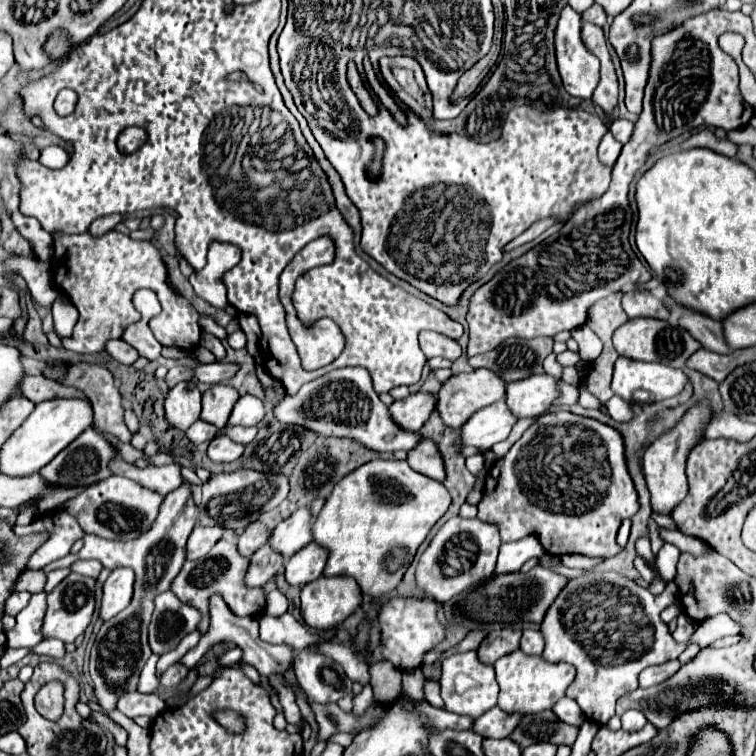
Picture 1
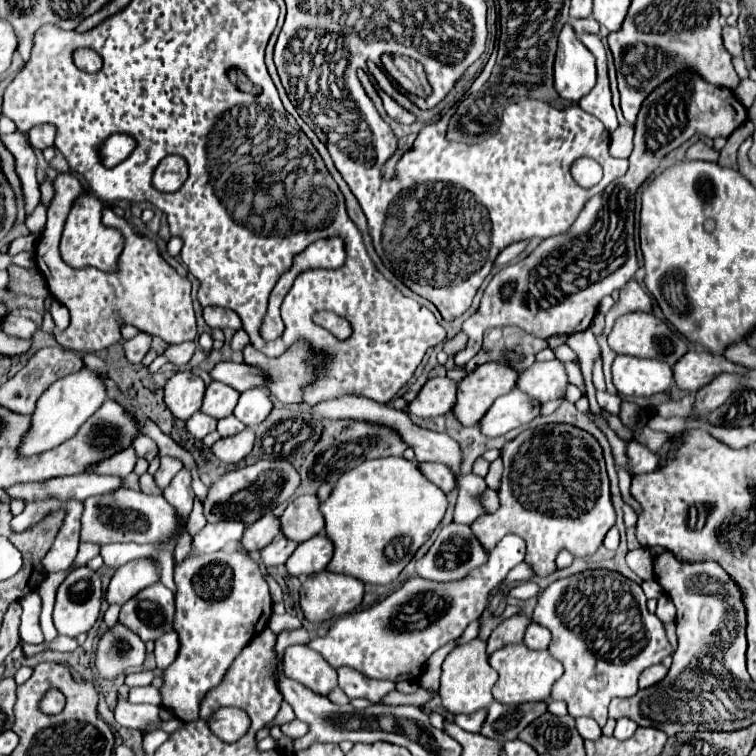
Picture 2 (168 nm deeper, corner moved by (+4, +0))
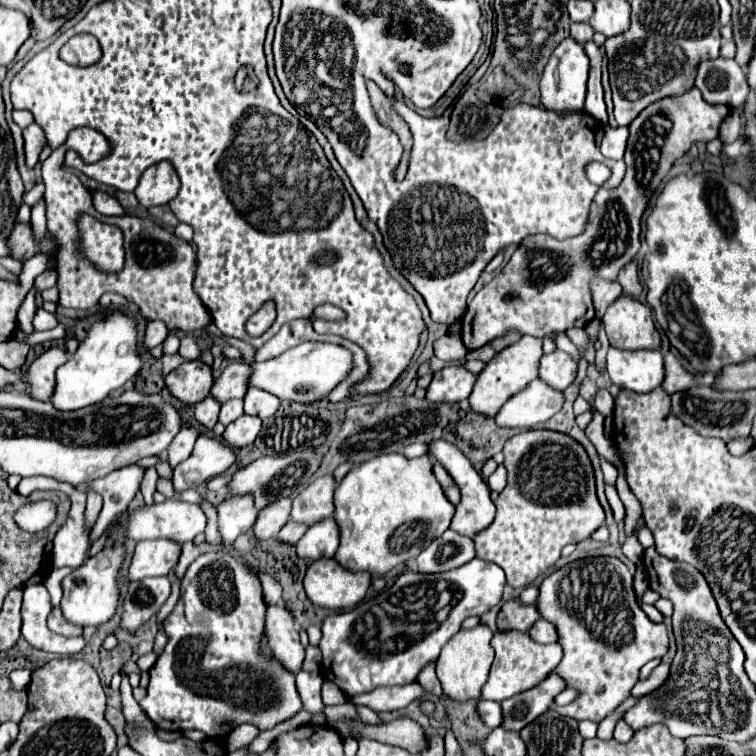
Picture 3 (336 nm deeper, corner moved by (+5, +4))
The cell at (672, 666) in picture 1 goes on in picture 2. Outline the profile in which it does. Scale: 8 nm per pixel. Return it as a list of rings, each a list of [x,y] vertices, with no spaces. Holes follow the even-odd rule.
[[[654,665],[654,667],[646,669],[646,671],[642,671],[640,687],[650,687],[650,685],[654,685],[654,683],[662,681],[662,679],[666,677],[666,673],[668,673],[668,669],[666,669],[664,665]]]

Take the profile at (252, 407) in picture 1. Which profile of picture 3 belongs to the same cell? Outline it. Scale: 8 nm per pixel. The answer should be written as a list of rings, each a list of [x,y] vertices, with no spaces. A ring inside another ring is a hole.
[[[249,387],[247,395],[245,395],[245,413],[247,415],[257,415],[261,419],[271,417],[279,407],[279,399],[263,389],[257,387]]]

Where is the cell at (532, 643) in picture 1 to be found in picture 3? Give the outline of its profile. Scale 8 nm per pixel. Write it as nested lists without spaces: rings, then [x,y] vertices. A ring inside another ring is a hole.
[[[539,619],[531,629],[529,629],[529,635],[533,641],[537,643],[557,643],[559,635],[557,635],[557,629],[553,623],[545,621],[545,619]]]

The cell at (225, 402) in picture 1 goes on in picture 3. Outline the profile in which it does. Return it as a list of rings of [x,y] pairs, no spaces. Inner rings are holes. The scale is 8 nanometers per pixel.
[[[231,361],[227,365],[227,369],[221,373],[221,377],[215,379],[211,395],[221,403],[227,401],[227,399],[245,397],[245,393],[249,389],[249,373],[251,371],[253,371],[251,365],[239,363],[239,361]]]

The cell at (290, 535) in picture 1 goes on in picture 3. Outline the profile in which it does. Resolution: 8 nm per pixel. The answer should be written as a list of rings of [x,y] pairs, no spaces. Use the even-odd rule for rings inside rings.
[[[323,475],[315,479],[297,497],[293,497],[291,519],[313,525],[325,517],[331,517],[335,511],[333,505],[335,489],[337,489],[337,481],[333,475]]]

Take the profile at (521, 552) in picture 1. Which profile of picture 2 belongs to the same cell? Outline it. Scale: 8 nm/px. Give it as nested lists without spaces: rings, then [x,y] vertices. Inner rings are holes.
[[[506,535],[492,551],[490,551],[490,559],[486,565],[482,565],[482,569],[474,569],[468,577],[464,577],[462,581],[452,581],[452,583],[436,583],[436,581],[428,581],[428,579],[408,579],[396,593],[392,593],[390,597],[386,597],[384,601],[362,609],[362,611],[352,611],[344,617],[340,617],[328,631],[326,637],[312,637],[308,647],[318,651],[332,667],[354,667],[360,673],[364,673],[366,677],[372,679],[390,679],[390,681],[414,681],[420,677],[422,673],[422,665],[430,659],[430,655],[434,651],[438,651],[442,645],[446,645],[448,641],[454,641],[462,635],[462,631],[466,629],[468,623],[476,621],[482,611],[486,609],[488,603],[488,593],[508,575],[508,571],[512,567],[516,567],[518,563],[522,563],[526,557],[526,545],[522,541],[522,537],[518,535]]]

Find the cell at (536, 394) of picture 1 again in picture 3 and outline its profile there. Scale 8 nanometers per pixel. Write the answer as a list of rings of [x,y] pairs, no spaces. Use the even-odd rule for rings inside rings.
[[[555,349],[553,353],[543,355],[539,377],[547,381],[551,387],[567,389],[575,381],[575,375],[577,375],[577,363],[569,353]]]

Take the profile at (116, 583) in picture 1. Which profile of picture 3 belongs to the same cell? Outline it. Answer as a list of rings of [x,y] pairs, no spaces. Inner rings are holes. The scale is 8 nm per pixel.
[[[145,539],[135,547],[135,555],[129,567],[131,581],[143,577],[167,575],[179,561],[181,545],[169,539]]]

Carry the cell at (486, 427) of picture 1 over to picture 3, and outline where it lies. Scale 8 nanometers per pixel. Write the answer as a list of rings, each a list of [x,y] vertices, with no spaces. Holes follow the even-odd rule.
[[[533,381],[525,391],[511,397],[495,415],[497,425],[531,429],[537,423],[545,423],[557,411],[561,411],[565,395],[559,389],[545,385],[545,381]]]

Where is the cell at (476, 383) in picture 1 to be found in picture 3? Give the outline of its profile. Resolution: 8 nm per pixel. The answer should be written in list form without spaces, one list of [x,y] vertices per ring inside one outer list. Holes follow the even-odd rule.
[[[521,337],[515,345],[509,345],[507,349],[503,349],[501,353],[497,353],[487,367],[479,373],[477,383],[473,387],[473,393],[469,395],[469,403],[473,407],[473,411],[481,413],[481,415],[497,415],[497,409],[501,409],[501,405],[517,395],[521,389],[525,389],[525,385],[529,385],[529,381],[537,379],[537,365],[541,361],[543,349],[541,349],[541,339],[535,337]]]

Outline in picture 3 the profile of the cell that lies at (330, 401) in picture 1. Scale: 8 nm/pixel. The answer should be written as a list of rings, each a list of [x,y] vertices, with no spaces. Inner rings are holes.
[[[439,439],[439,441],[433,441],[429,445],[431,449],[431,455],[449,471],[449,475],[455,479],[455,483],[459,485],[461,489],[461,503],[457,505],[457,511],[455,511],[455,517],[451,521],[451,529],[457,531],[457,533],[463,533],[465,537],[473,539],[477,533],[481,533],[483,529],[487,529],[491,523],[493,523],[493,517],[495,517],[495,505],[489,497],[489,489],[487,485],[481,481],[479,473],[473,469],[473,465],[469,463],[469,459],[461,453],[459,447],[455,447],[453,443],[445,441],[445,439]]]

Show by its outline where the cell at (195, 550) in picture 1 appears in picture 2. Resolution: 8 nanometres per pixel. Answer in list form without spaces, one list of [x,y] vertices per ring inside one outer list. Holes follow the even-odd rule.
[[[220,521],[214,525],[206,525],[194,535],[194,551],[196,553],[214,553],[228,543],[238,543],[242,539],[242,531],[246,529],[244,523],[238,521]]]

